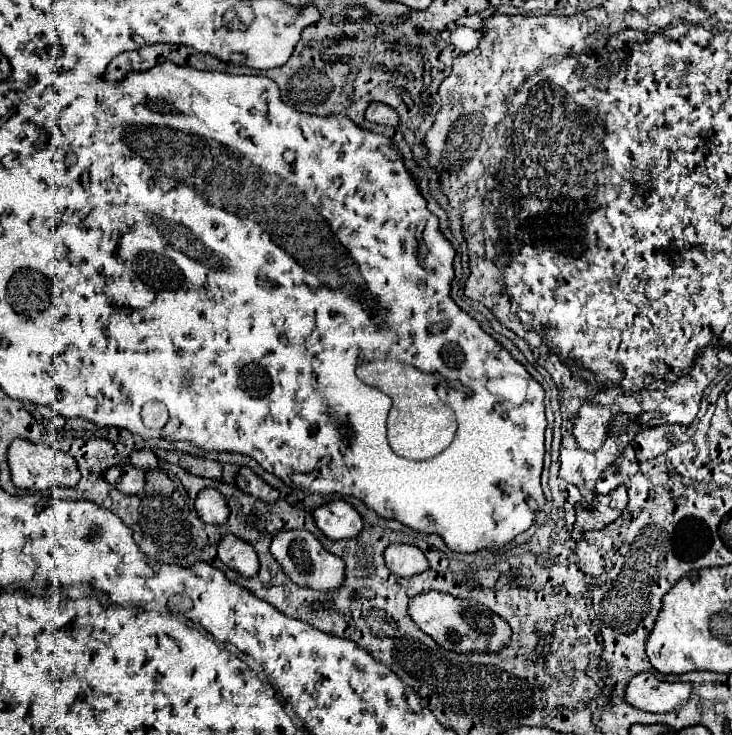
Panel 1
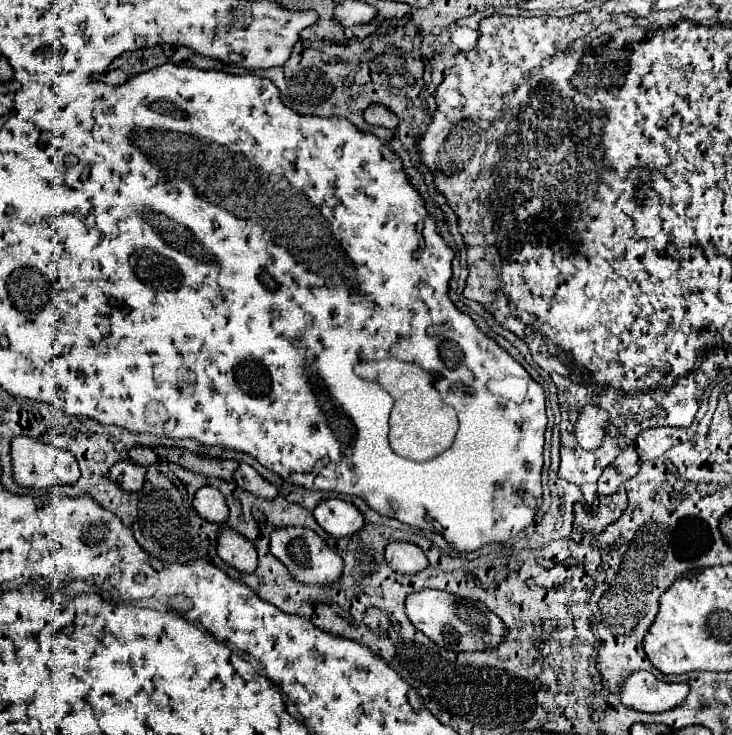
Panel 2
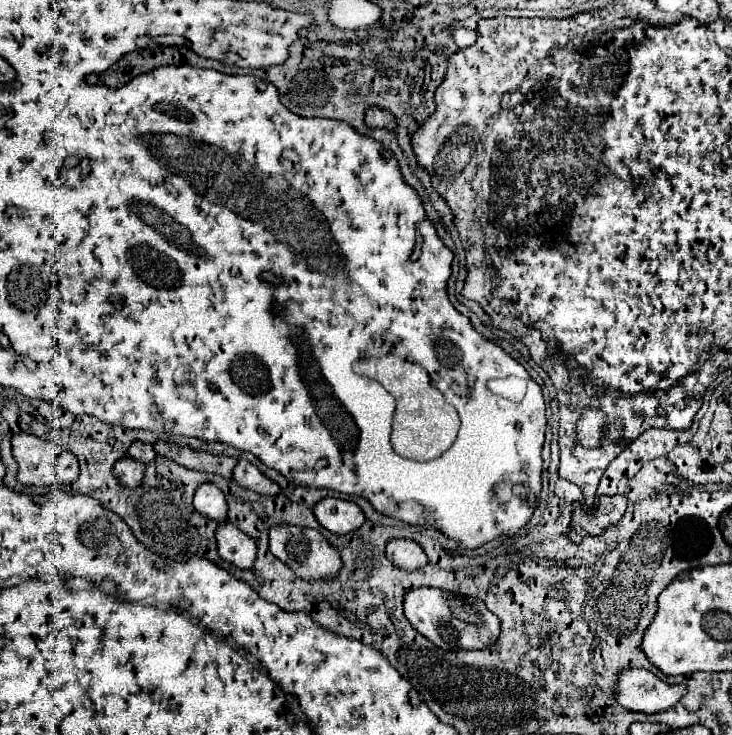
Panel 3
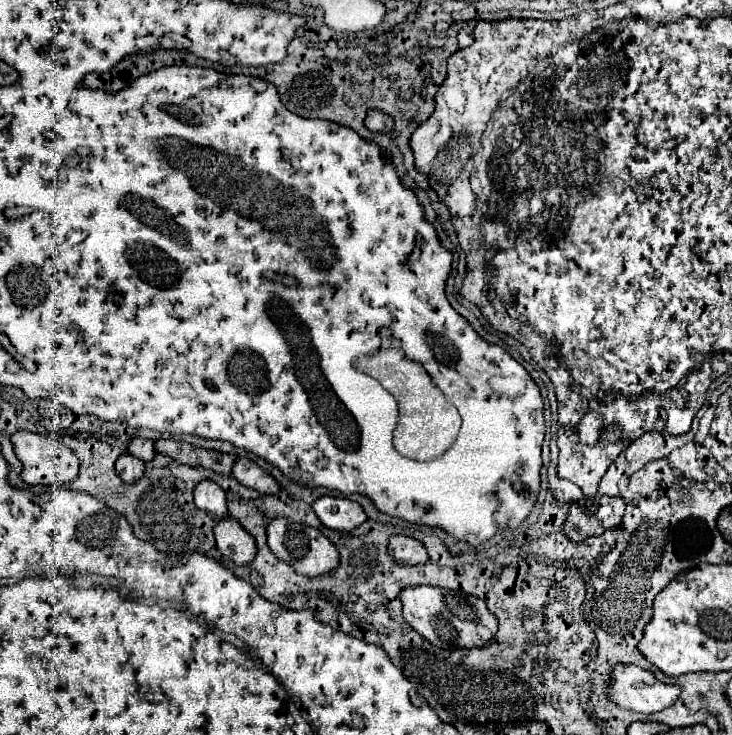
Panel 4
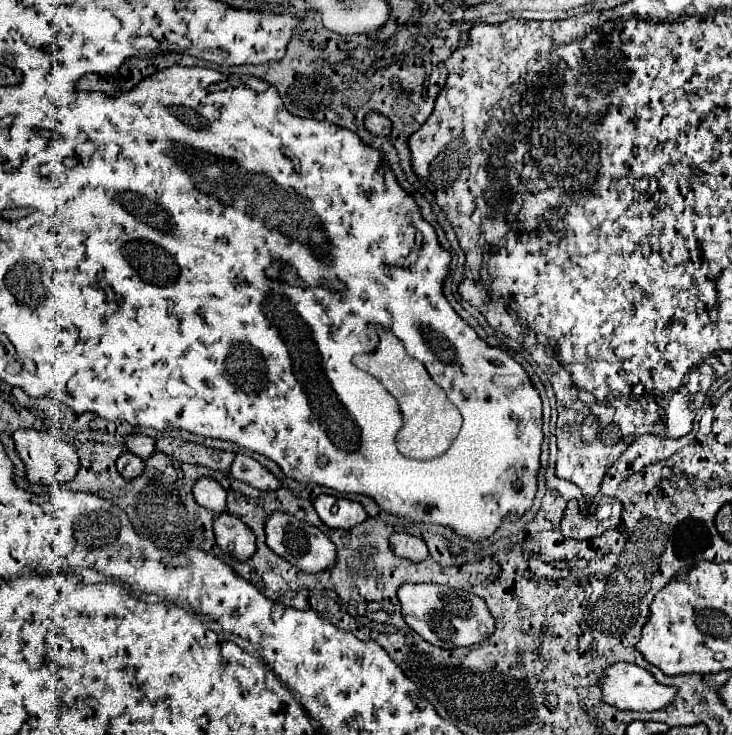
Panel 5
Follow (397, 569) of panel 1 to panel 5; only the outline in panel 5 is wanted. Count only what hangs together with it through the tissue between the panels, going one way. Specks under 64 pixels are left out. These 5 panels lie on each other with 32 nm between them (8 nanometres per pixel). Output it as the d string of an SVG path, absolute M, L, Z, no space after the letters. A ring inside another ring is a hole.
M394 532L390 536L390 546L396 552L396 556L404 556L412 562L426 560L428 554L430 554L428 548L426 548L426 542L422 538L406 534L406 532Z

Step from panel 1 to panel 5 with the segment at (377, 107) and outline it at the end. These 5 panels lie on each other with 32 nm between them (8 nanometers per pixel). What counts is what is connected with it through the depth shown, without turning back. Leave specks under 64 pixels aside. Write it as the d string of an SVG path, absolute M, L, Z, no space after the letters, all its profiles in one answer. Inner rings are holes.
M370 112L364 120L364 128L376 136L390 136L390 130L392 130L392 122L382 116L382 114L376 114L376 112Z

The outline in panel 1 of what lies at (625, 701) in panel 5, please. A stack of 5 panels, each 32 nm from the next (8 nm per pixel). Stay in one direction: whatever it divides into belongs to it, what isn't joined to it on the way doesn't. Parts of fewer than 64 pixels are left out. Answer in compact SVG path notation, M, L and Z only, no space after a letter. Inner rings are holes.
M640 672L628 682L624 700L638 710L664 714L686 704L690 690L688 682L662 682L652 672Z

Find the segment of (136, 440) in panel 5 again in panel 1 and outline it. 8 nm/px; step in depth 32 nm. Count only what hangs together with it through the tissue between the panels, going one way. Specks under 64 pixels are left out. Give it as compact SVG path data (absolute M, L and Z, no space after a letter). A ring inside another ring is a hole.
M134 450L130 454L130 462L136 466L136 468L142 468L142 470L152 470L158 466L158 458L152 450Z

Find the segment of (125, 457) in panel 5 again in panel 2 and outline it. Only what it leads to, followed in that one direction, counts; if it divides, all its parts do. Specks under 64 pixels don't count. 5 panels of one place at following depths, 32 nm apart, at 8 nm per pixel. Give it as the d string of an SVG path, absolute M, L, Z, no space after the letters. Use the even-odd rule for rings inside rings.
M122 460L114 464L110 470L110 478L116 484L120 484L124 490L132 490L132 492L138 492L142 488L144 474L146 474L146 468L140 464L132 464L130 460Z

